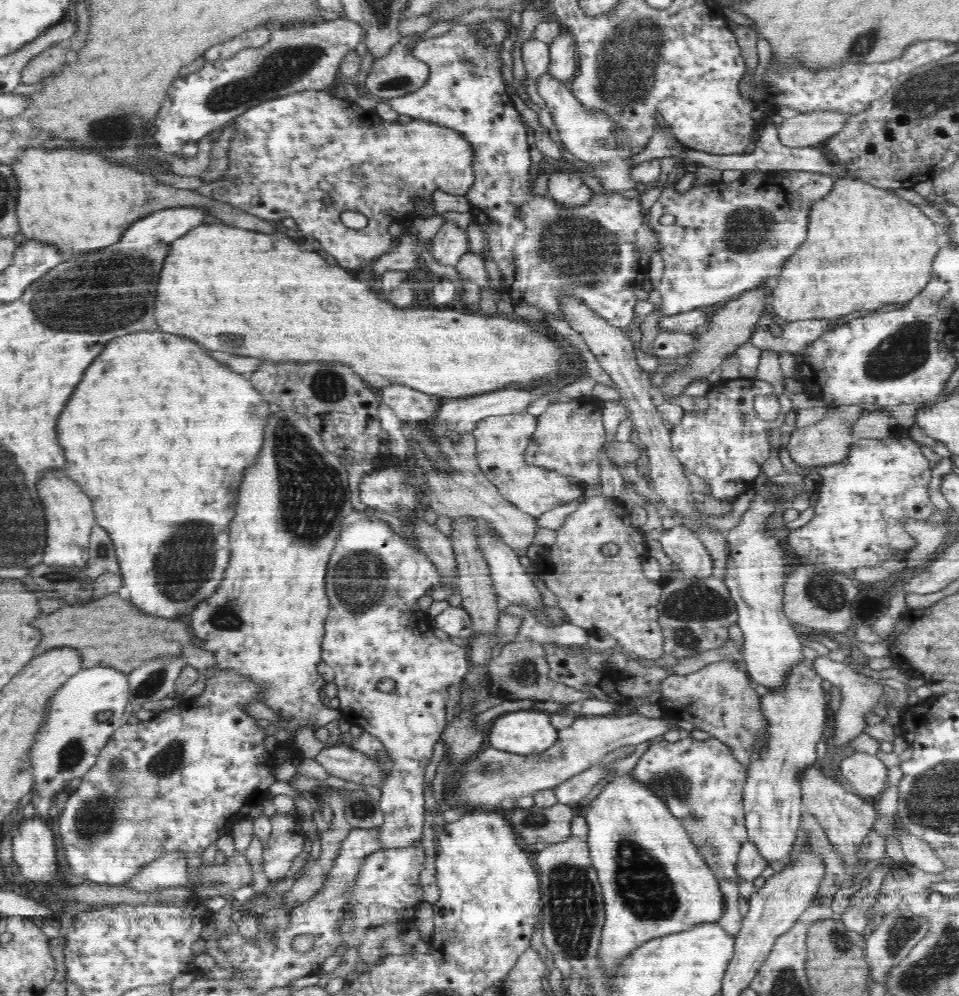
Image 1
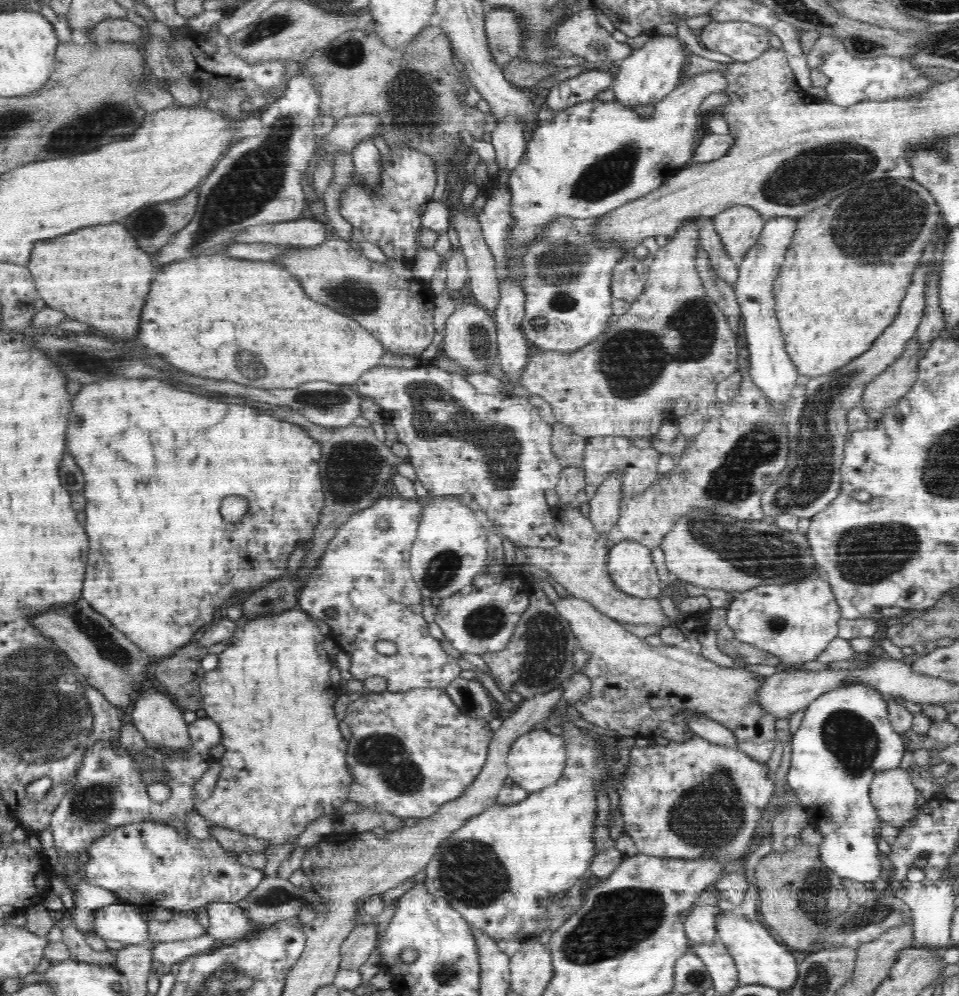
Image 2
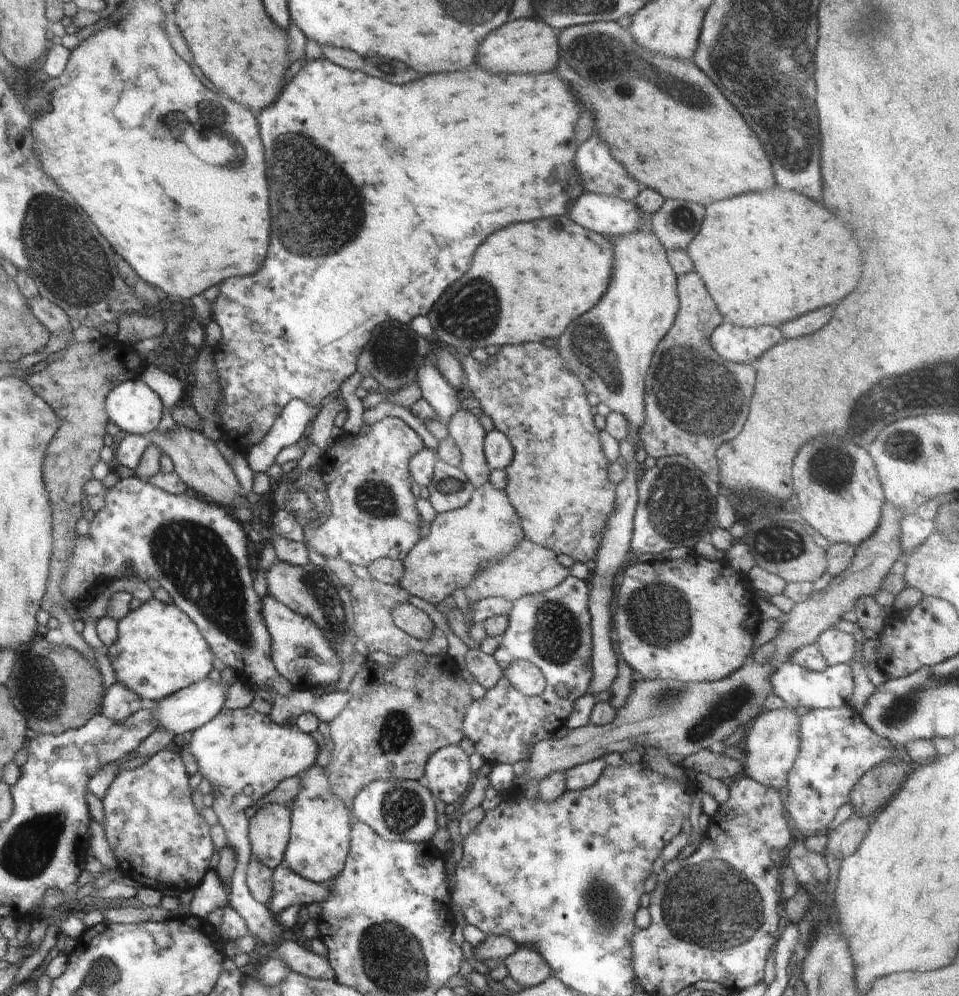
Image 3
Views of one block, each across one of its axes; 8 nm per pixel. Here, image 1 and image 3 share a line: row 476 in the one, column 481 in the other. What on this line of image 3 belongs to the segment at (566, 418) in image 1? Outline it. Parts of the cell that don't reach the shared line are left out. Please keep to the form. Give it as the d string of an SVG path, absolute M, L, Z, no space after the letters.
M524 539L517 550L511 552L504 560L483 566L474 578L475 581L463 591L465 593L467 589L468 598L472 603L488 597L505 598L513 603L521 596L552 590L570 575L571 570L560 564L553 550Z

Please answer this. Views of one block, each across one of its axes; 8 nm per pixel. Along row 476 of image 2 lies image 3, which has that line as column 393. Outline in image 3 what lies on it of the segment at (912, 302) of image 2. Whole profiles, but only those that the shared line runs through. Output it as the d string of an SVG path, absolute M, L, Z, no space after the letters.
M374 780L354 797L351 812L355 820L367 824L388 842L428 843L443 822L436 814L435 797L415 780Z

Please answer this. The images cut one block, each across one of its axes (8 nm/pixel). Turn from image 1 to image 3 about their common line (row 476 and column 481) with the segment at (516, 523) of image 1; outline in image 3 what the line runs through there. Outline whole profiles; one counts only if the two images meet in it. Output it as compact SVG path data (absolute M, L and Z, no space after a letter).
M456 411L447 422L449 436L454 439L461 452L459 469L472 483L473 488L480 488L489 482L492 469L487 463L483 444L486 436L480 424L479 412Z

